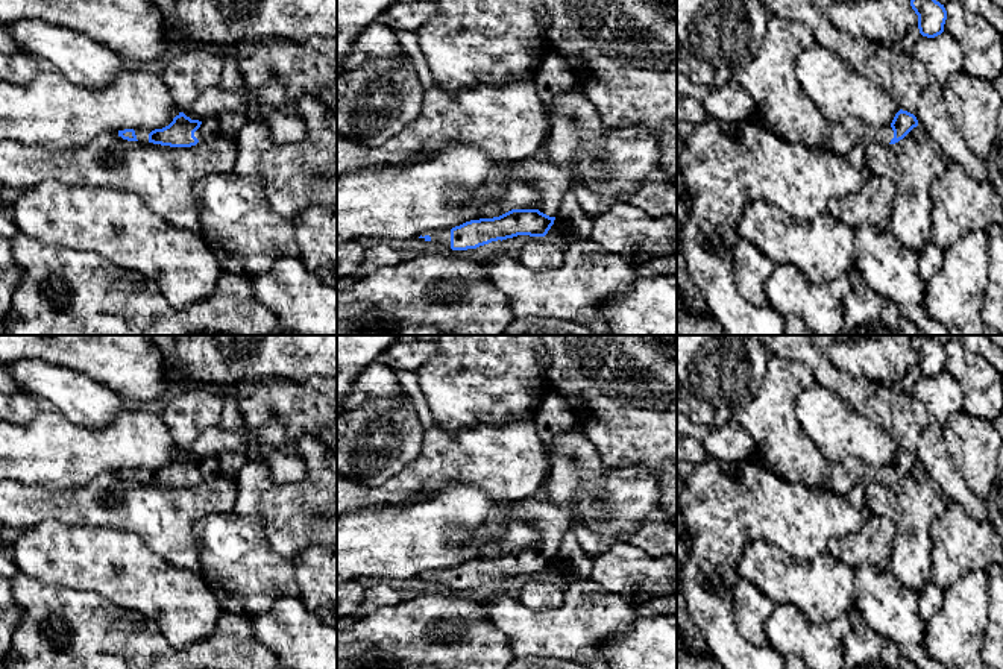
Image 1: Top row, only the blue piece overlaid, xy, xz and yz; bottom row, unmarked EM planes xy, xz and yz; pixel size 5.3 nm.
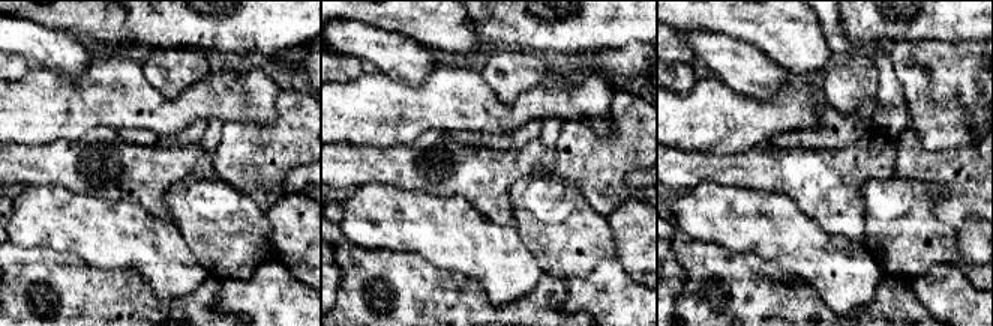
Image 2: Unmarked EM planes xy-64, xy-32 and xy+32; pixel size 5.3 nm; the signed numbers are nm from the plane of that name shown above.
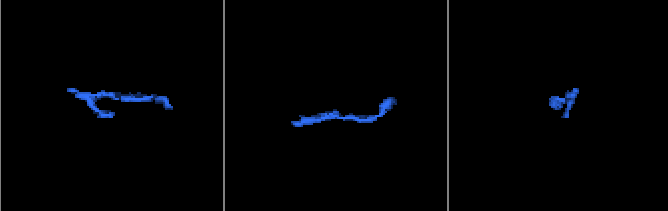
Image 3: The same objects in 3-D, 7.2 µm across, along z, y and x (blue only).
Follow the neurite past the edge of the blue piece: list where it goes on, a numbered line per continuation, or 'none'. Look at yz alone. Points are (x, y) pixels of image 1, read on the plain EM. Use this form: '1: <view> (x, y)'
1: yz (845, 475)

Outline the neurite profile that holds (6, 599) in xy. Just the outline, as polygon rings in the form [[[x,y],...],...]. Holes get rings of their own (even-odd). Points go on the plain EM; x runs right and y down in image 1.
[[[0,576],[0,669],[5,669],[20,620],[21,608],[12,596],[11,579]]]

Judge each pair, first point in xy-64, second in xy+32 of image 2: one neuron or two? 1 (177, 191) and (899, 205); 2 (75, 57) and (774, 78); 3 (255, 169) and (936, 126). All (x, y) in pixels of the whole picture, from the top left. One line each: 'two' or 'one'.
1: one
2: one
3: two

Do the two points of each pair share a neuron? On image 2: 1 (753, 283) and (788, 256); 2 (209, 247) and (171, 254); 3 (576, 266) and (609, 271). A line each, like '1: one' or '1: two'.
1: two
2: two
3: two

